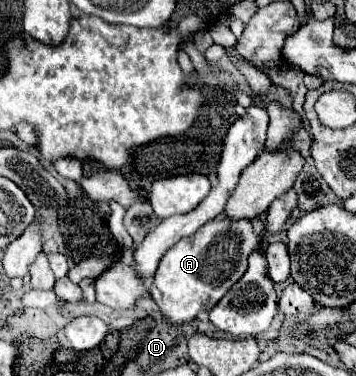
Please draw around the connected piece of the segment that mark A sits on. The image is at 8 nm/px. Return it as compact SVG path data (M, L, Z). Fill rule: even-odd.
M216 218L198 228L198 232L190 238L174 244L162 256L154 274L150 296L156 300L170 324L192 322L200 312L208 312L218 302L218 298L222 298L232 288L232 284L242 278L250 252L260 250L260 246L262 240L254 232L250 220Z

